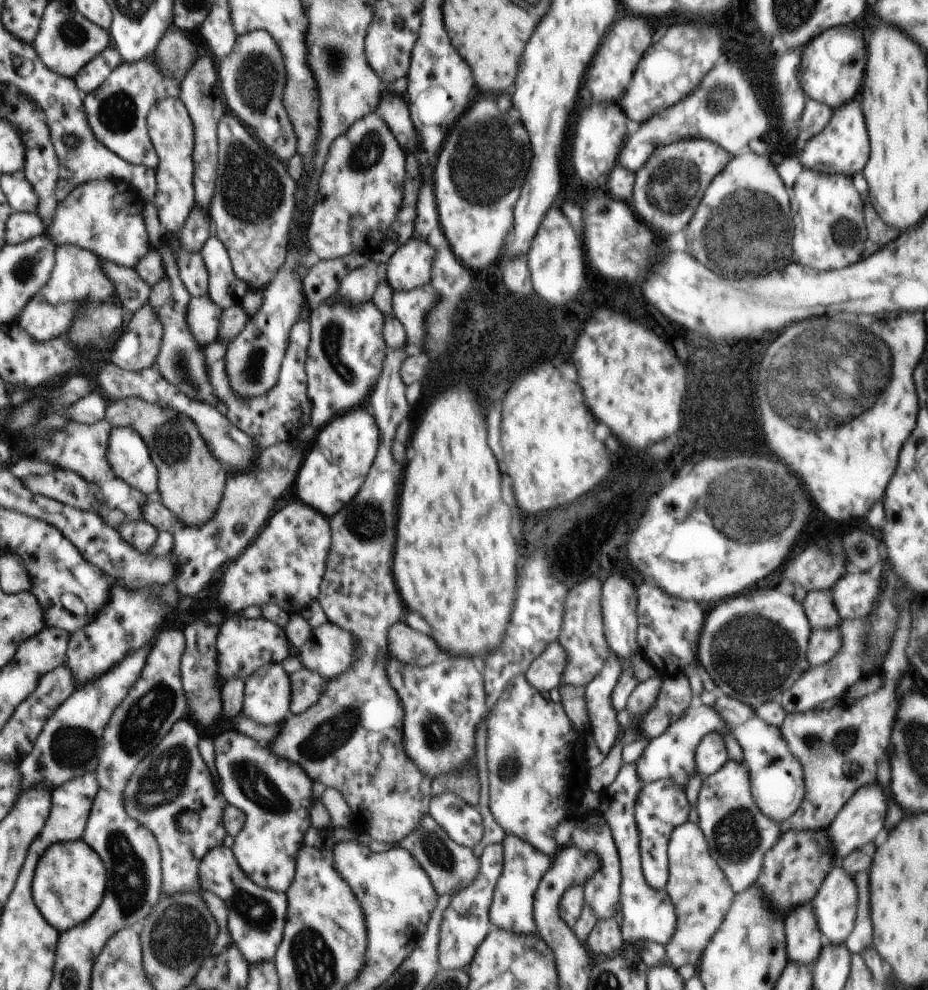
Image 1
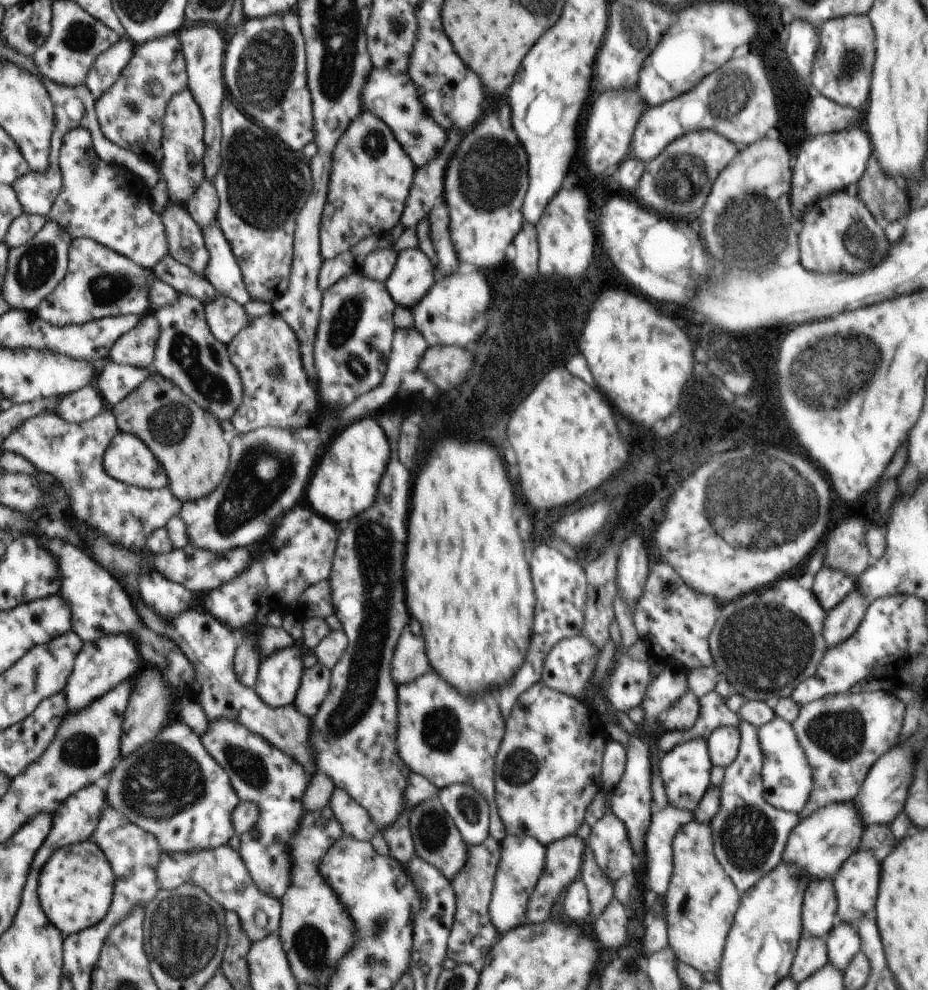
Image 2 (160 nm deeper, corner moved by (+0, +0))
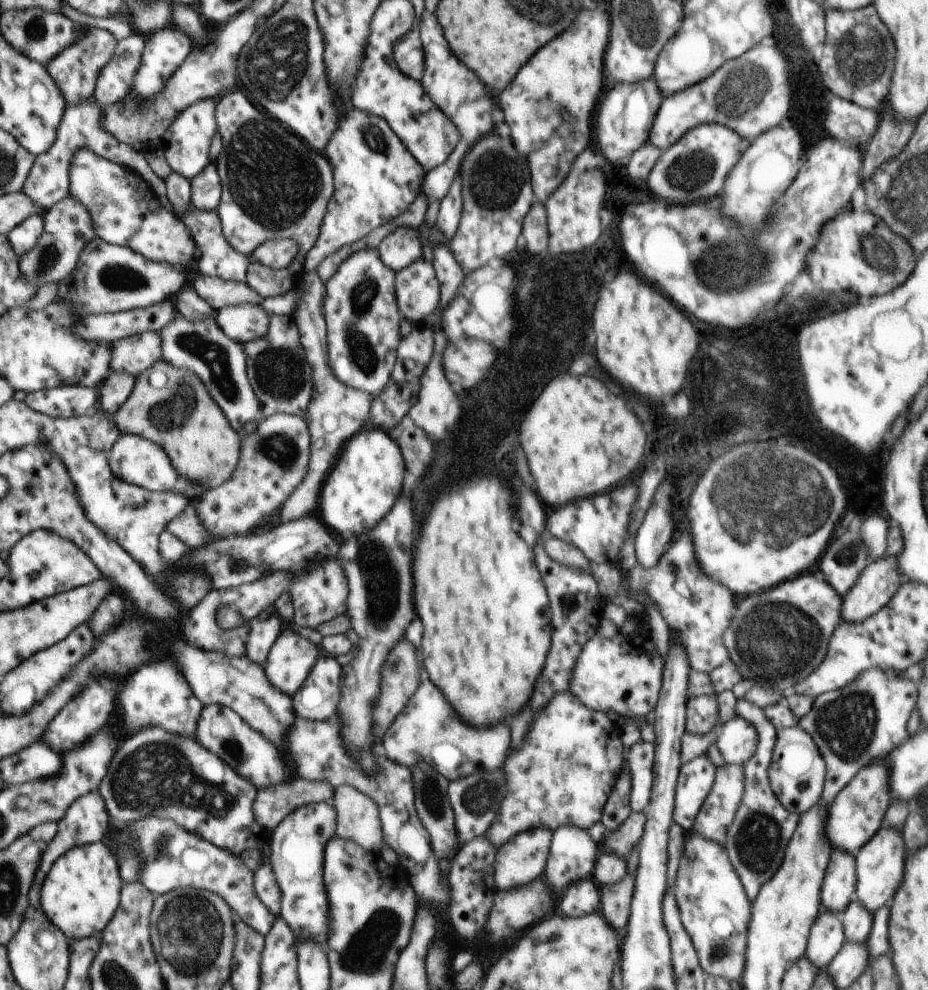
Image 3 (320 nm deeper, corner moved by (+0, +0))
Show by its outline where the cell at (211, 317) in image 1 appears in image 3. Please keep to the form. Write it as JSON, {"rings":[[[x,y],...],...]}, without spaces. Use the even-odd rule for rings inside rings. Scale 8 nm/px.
{"rings":[[[234,305],[217,310],[216,322],[227,337],[239,343],[247,343],[267,333],[269,317],[261,306]]]}

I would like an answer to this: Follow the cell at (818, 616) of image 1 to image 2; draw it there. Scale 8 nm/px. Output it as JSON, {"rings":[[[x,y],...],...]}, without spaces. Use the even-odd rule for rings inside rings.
{"rings":[[[829,566],[822,567],[816,574],[811,588],[820,604],[827,610],[839,605],[857,588],[856,578],[844,571]]]}

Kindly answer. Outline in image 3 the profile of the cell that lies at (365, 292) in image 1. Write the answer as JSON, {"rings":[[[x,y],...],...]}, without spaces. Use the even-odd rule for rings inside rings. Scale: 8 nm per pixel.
{"rings":[[[398,227],[384,237],[377,251],[383,264],[397,273],[423,258],[420,231],[410,227]]]}

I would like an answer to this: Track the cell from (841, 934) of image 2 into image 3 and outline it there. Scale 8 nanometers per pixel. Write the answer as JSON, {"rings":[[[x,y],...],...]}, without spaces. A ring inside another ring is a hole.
{"rings":[[[853,900],[842,912],[846,941],[866,941],[873,927],[873,913],[860,901]]]}

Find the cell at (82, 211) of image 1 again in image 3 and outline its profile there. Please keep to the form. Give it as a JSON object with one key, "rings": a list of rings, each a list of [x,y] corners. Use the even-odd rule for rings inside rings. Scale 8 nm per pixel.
{"rings":[[[81,149],[71,161],[69,188],[69,195],[74,196],[90,212],[95,232],[102,241],[130,248],[150,261],[166,262],[170,265],[186,265],[197,257],[196,243],[184,221],[160,202],[144,179],[135,173],[131,174],[125,167],[109,162],[90,150]]]}

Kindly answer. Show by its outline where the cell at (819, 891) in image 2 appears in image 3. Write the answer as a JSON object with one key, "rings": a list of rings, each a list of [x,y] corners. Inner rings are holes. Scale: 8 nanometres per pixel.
{"rings":[[[834,849],[821,888],[822,909],[843,912],[856,894],[856,857],[851,852]]]}

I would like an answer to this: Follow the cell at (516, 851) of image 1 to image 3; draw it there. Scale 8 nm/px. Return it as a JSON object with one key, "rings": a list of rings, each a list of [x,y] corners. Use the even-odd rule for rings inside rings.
{"rings":[[[536,827],[518,833],[510,842],[501,846],[495,854],[494,880],[500,891],[521,888],[542,876],[549,854],[553,832],[546,827]]]}

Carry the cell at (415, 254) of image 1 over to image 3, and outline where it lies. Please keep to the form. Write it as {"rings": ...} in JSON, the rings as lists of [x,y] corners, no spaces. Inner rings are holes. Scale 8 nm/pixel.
{"rings":[[[420,258],[405,269],[398,271],[395,274],[395,295],[403,318],[408,319],[416,326],[426,324],[428,316],[438,308],[440,300],[440,283],[434,265],[425,261],[424,258]]]}

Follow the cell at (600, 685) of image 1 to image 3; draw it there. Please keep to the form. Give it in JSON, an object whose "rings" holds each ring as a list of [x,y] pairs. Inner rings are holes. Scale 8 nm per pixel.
{"rings":[[[625,758],[623,771],[619,774],[618,780],[611,790],[601,816],[600,821],[605,826],[606,833],[613,833],[618,829],[633,811],[629,803],[631,789],[630,775]]]}

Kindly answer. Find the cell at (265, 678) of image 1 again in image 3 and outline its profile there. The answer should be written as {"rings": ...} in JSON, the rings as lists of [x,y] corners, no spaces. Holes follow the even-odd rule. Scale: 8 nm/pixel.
{"rings":[[[288,624],[278,635],[263,664],[267,679],[281,693],[292,696],[310,674],[318,654],[320,650],[316,649],[316,644]]]}

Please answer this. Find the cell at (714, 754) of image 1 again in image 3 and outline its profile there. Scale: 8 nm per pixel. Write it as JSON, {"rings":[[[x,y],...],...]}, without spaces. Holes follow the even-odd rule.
{"rings":[[[734,716],[717,729],[716,744],[726,763],[748,762],[757,749],[757,728],[743,716]]]}

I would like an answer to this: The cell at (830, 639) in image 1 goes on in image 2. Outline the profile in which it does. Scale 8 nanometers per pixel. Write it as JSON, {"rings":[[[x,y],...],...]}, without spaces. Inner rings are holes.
{"rings":[[[854,589],[839,605],[827,612],[823,632],[827,648],[845,641],[854,634],[869,604],[869,600],[858,589]]]}

